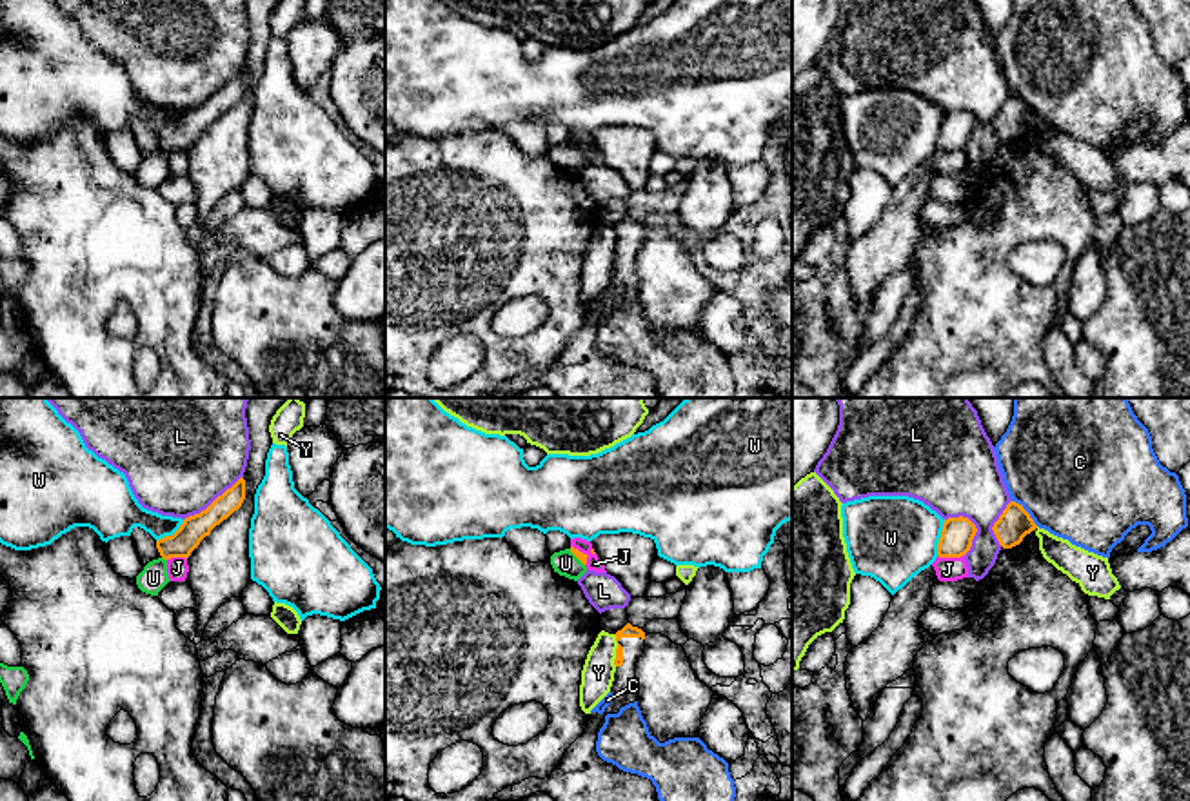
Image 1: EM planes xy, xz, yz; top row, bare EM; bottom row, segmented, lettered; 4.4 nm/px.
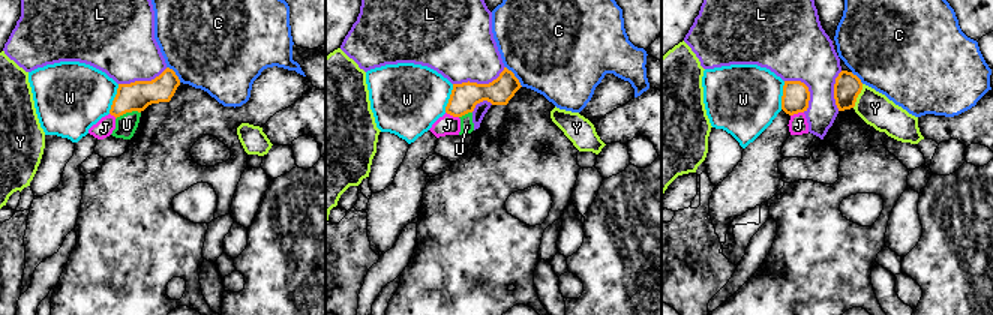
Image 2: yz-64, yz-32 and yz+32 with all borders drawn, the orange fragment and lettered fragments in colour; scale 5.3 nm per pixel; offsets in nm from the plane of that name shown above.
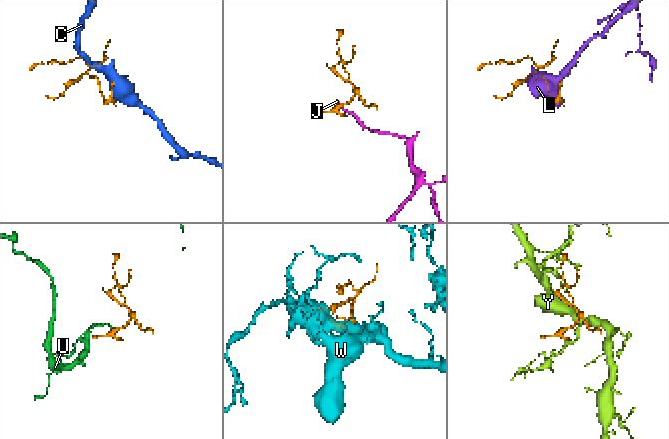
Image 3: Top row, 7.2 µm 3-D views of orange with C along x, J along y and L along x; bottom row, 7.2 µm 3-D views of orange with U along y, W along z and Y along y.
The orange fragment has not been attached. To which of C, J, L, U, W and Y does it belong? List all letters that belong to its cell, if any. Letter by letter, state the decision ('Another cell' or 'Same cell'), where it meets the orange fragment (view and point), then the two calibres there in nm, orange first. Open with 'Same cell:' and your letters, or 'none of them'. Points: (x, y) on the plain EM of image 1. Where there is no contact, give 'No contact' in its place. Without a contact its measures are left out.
Same cell: none of them
C: Another cell. Touches orange at yz (1027, 106). Thickness 150 nm (orange) against 500 nm
J: Another cell. Touches orange at yz (951, 149). Thickness 140 nm (orange) against 110 nm
L: Another cell. Touches orange at yz (974, 120). Thickness 140 nm (orange) against 360 nm
U: Another cell. Touches orange at xy (164, 151). Thickness 120 nm (orange) against 120 nm
W: Another cell. Touches orange at yz (940, 131). Thickness 140 nm (orange) against 380 nm
Y: Another cell. Touches orange at xz (616, 244). Thickness 50 nm (orange) against 140 nm

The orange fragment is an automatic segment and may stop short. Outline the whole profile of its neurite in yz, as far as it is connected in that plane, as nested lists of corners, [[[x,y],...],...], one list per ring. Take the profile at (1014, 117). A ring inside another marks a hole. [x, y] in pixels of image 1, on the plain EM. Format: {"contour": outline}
{"contour": [[[1010,94],[992,124],[1003,142],[1012,142],[1023,134],[1026,127],[1036,124],[1037,118],[1023,98]]]}

